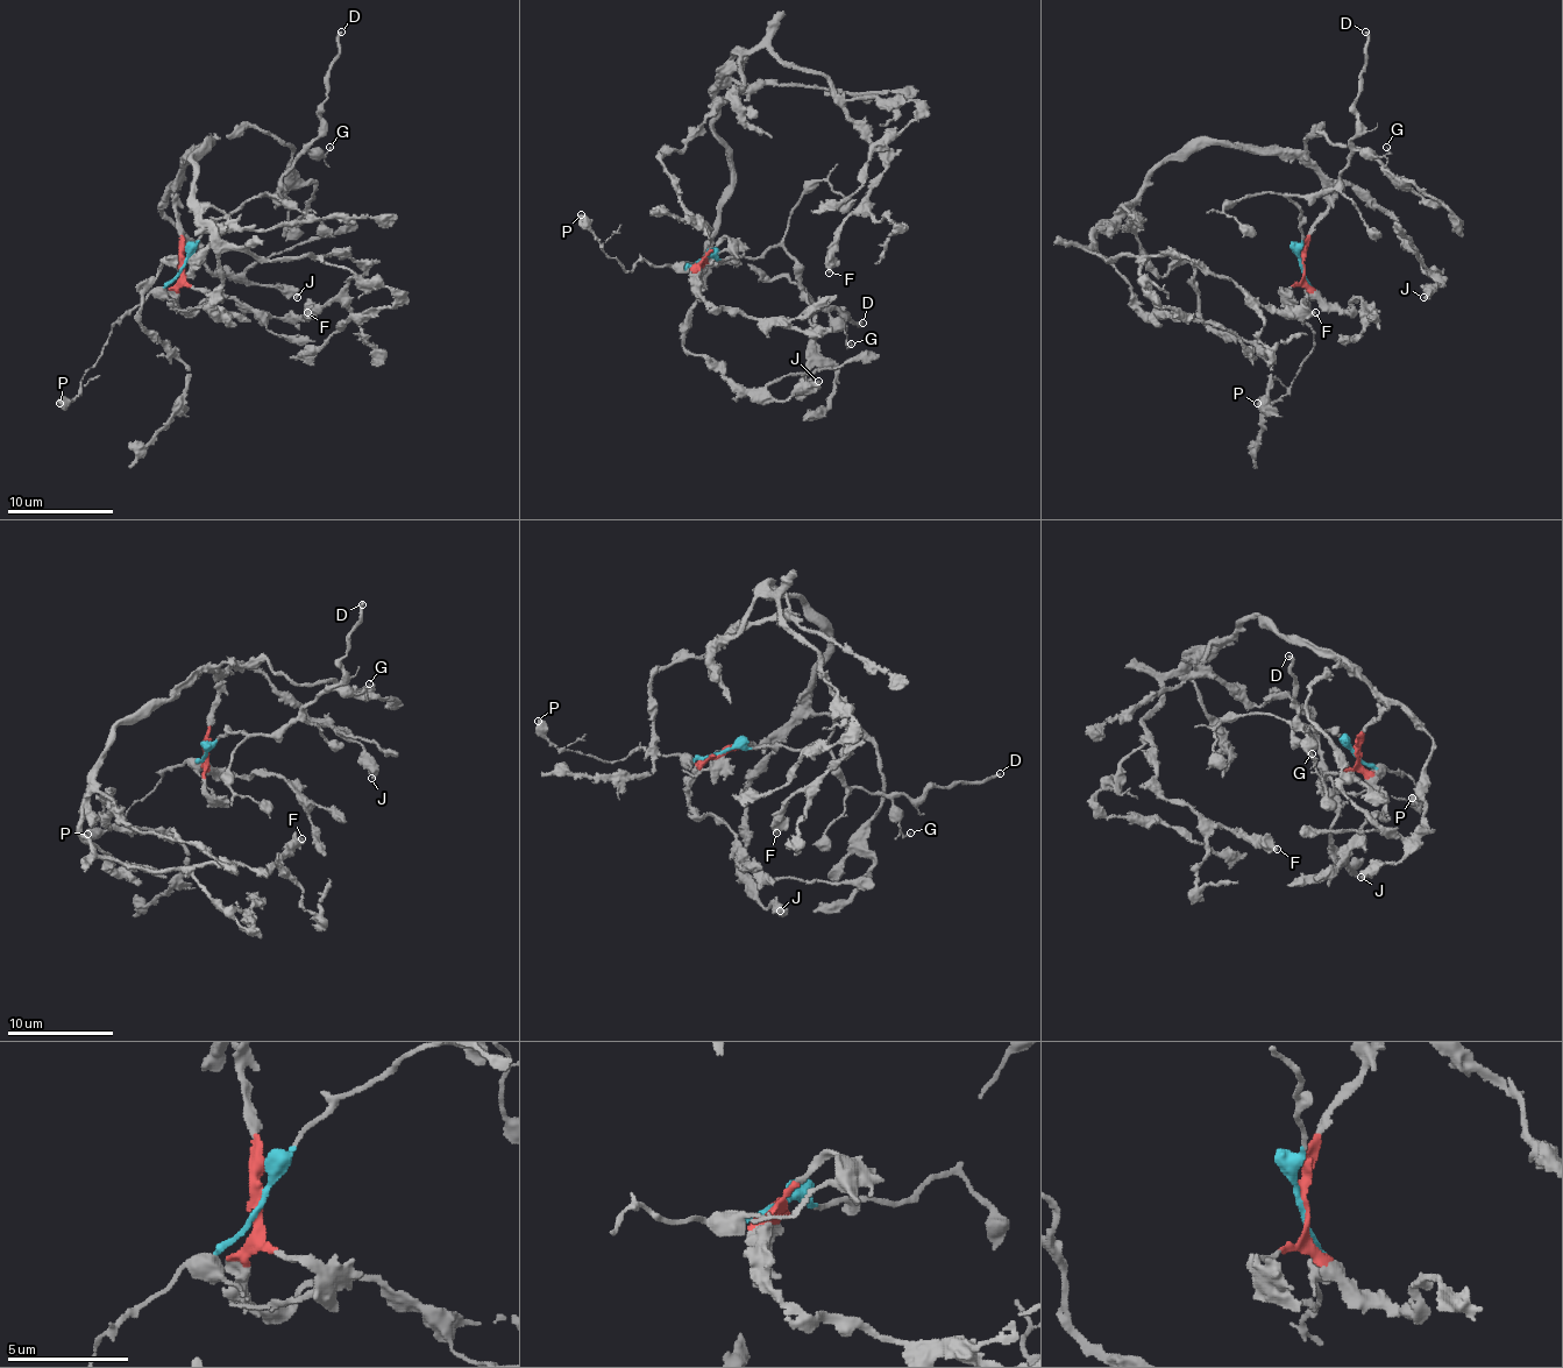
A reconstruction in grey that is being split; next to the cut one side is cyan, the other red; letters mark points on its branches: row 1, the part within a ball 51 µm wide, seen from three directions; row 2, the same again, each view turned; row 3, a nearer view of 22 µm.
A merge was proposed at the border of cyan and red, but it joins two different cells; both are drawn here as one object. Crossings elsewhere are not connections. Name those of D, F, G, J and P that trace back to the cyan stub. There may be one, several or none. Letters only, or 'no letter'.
D, G, P

